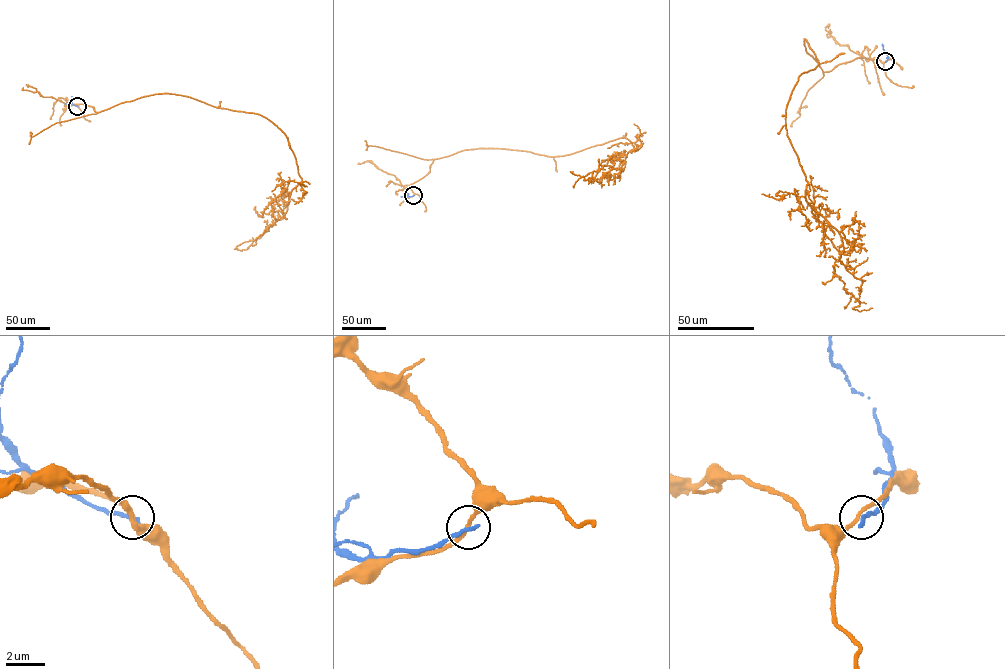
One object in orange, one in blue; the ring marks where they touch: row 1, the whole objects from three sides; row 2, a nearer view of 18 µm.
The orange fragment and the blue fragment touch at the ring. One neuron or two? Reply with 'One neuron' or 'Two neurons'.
Two neurons

